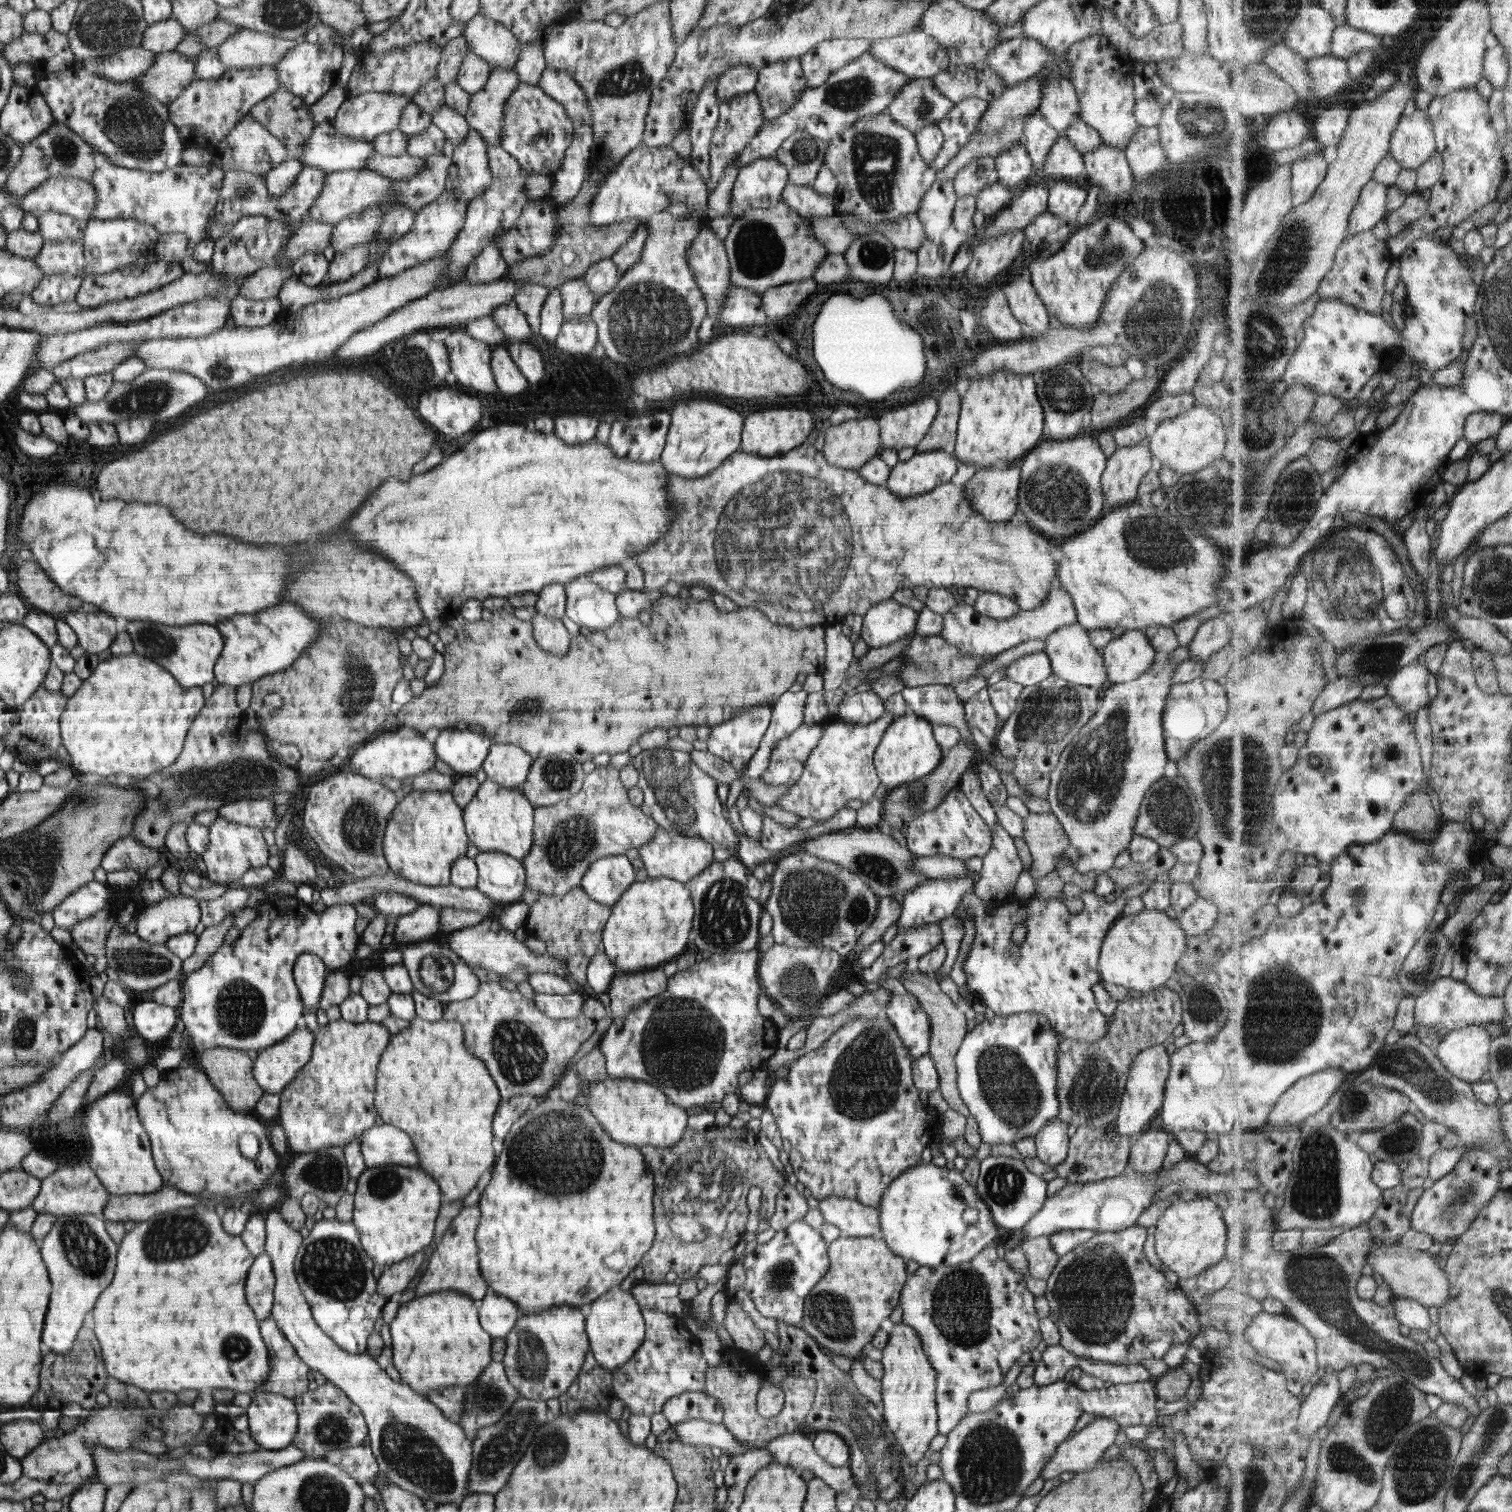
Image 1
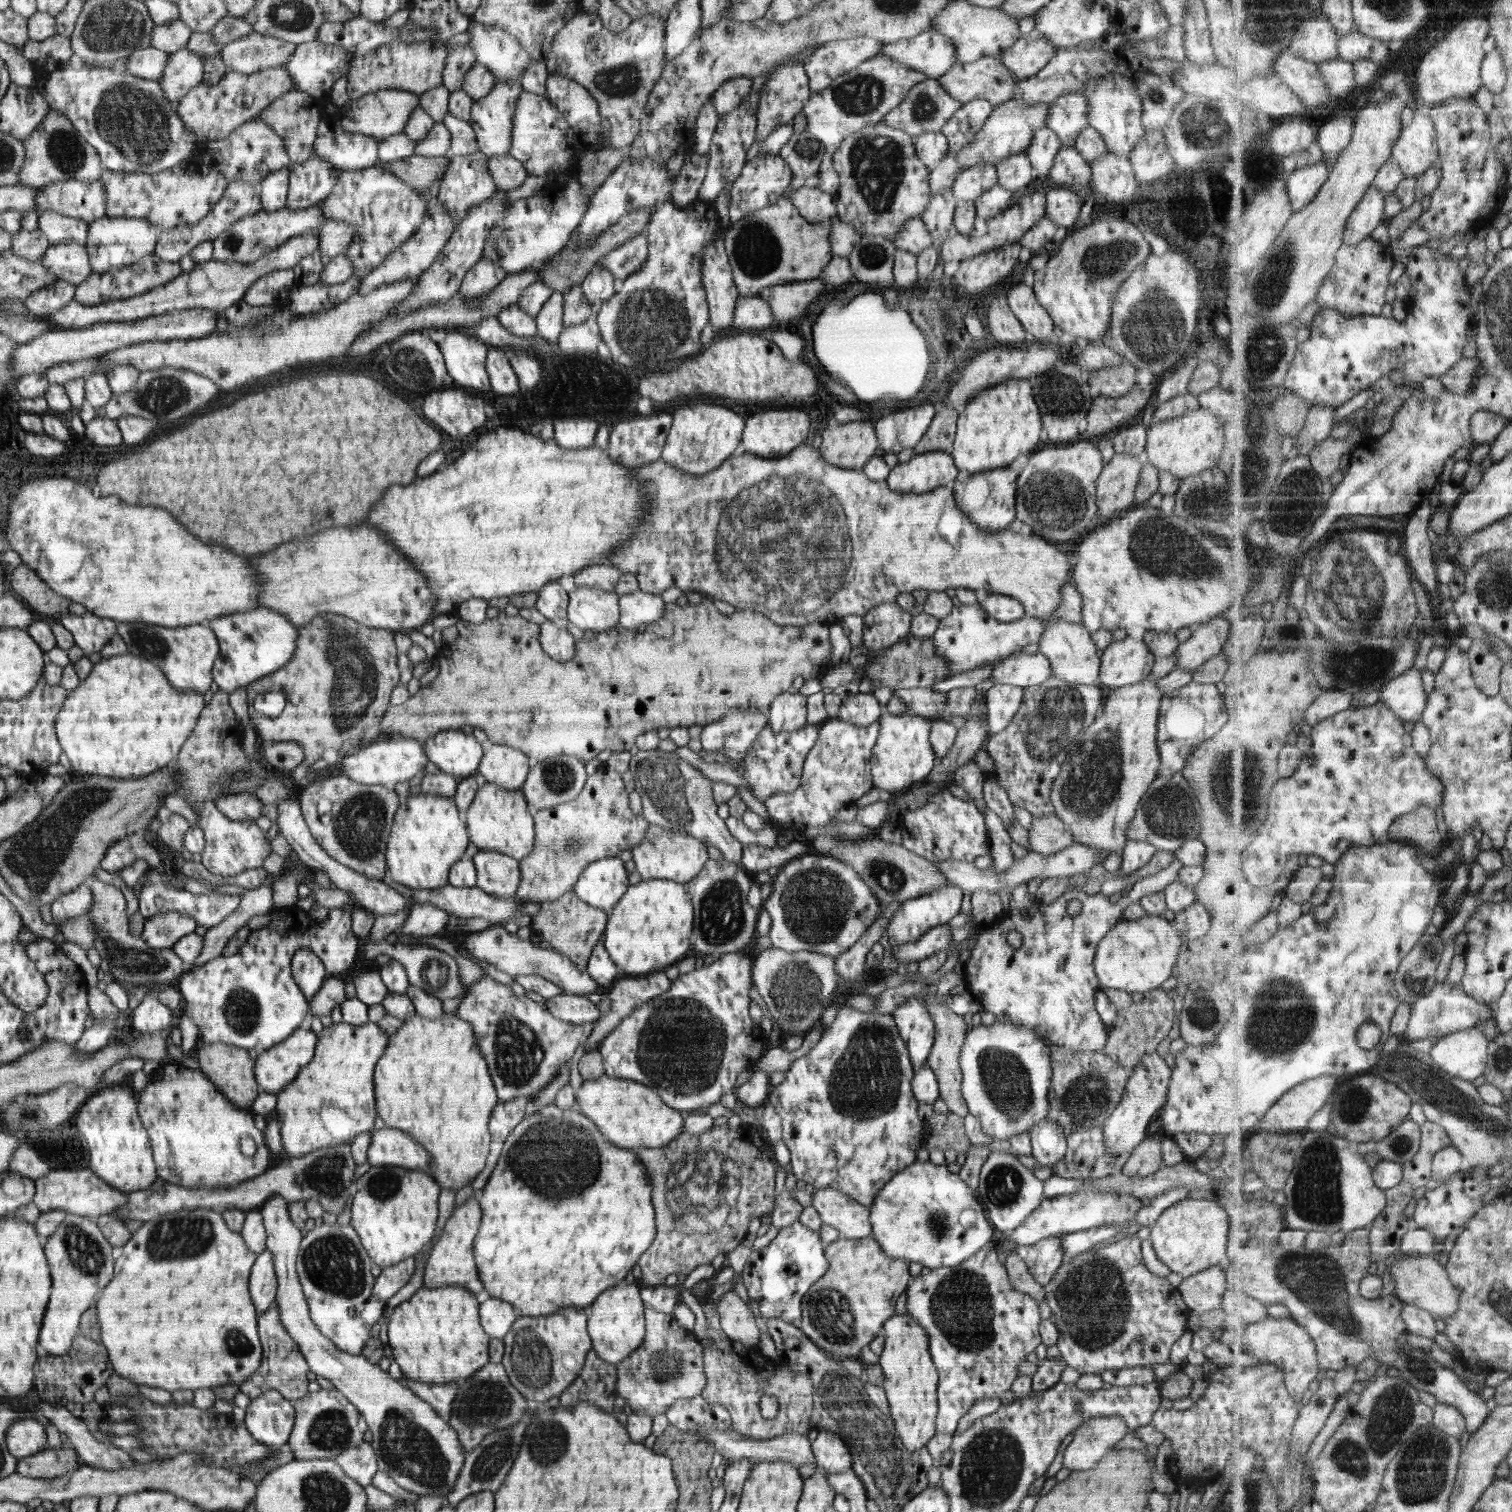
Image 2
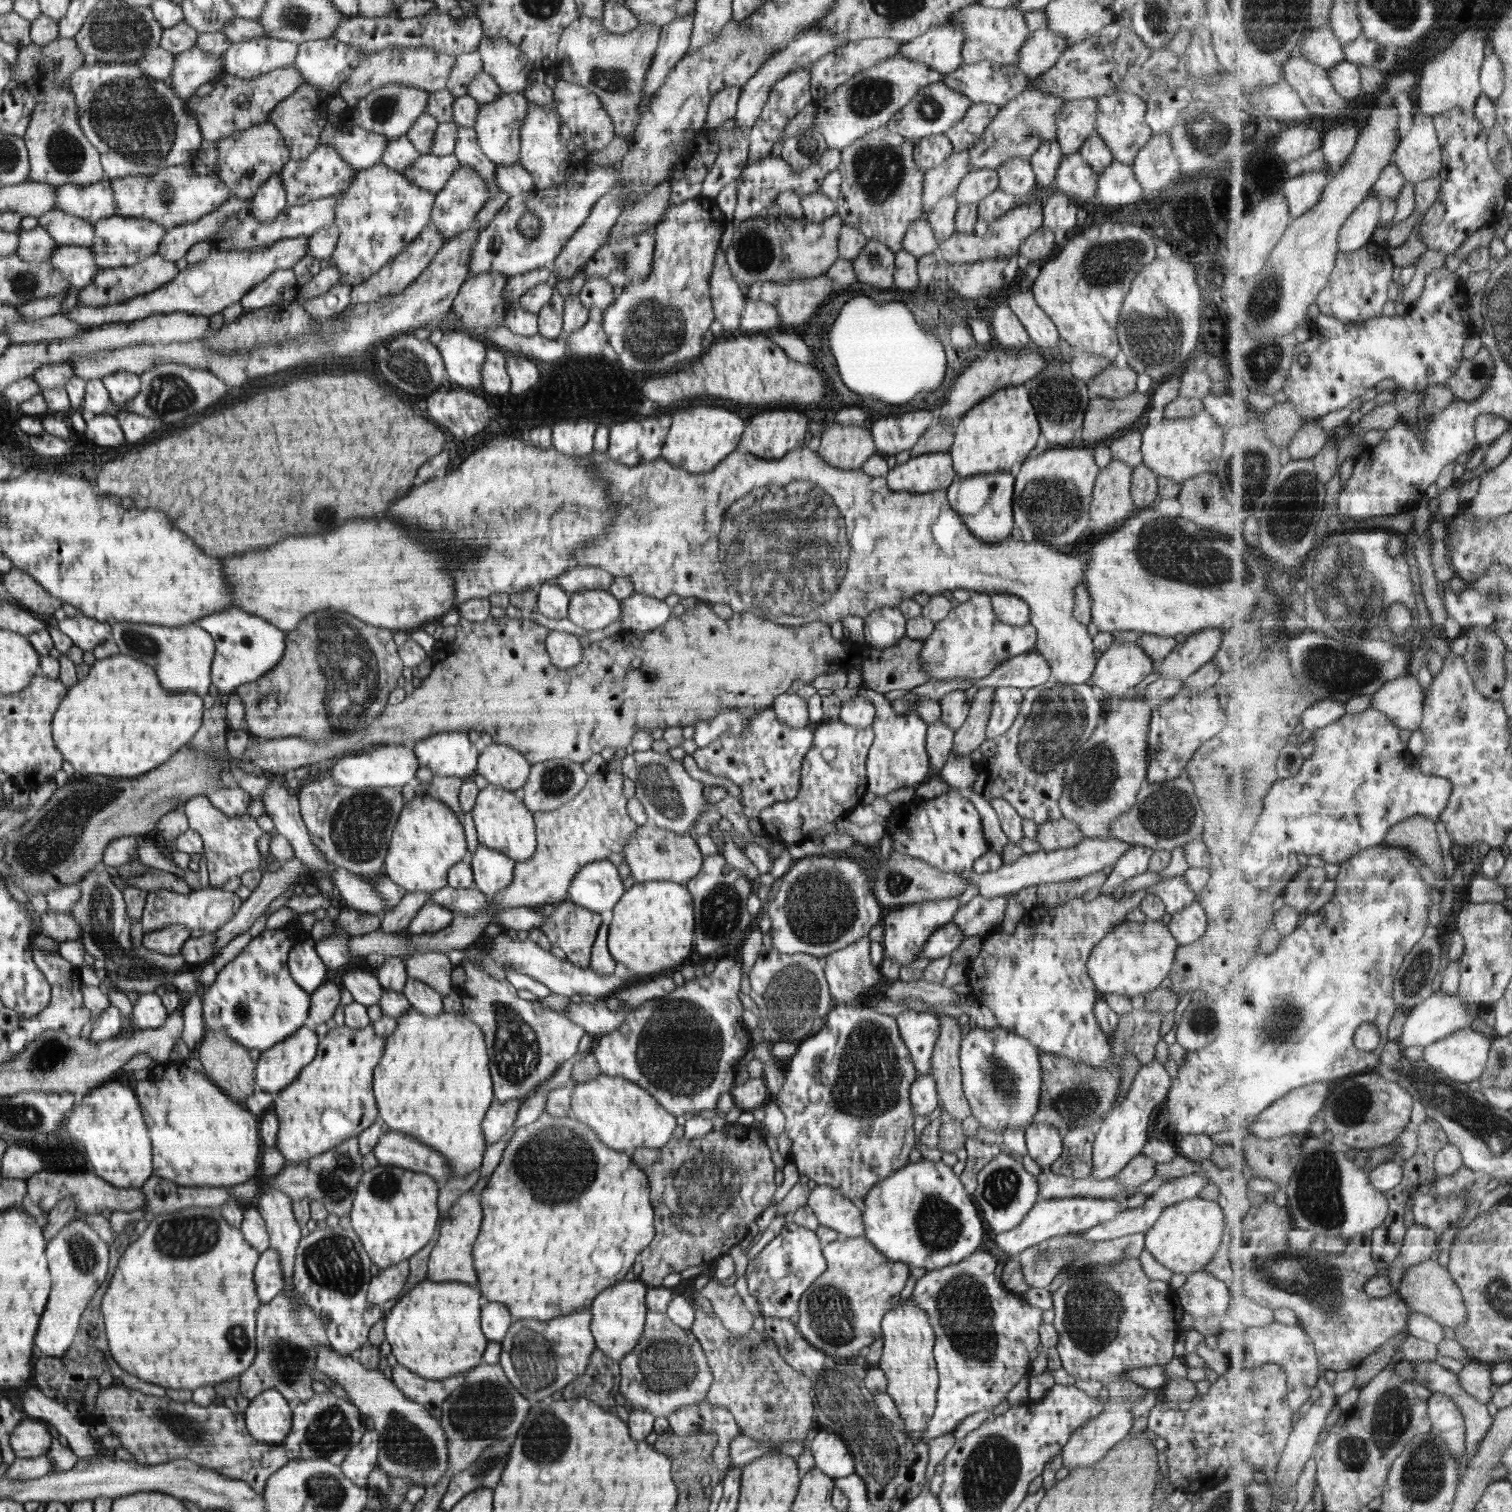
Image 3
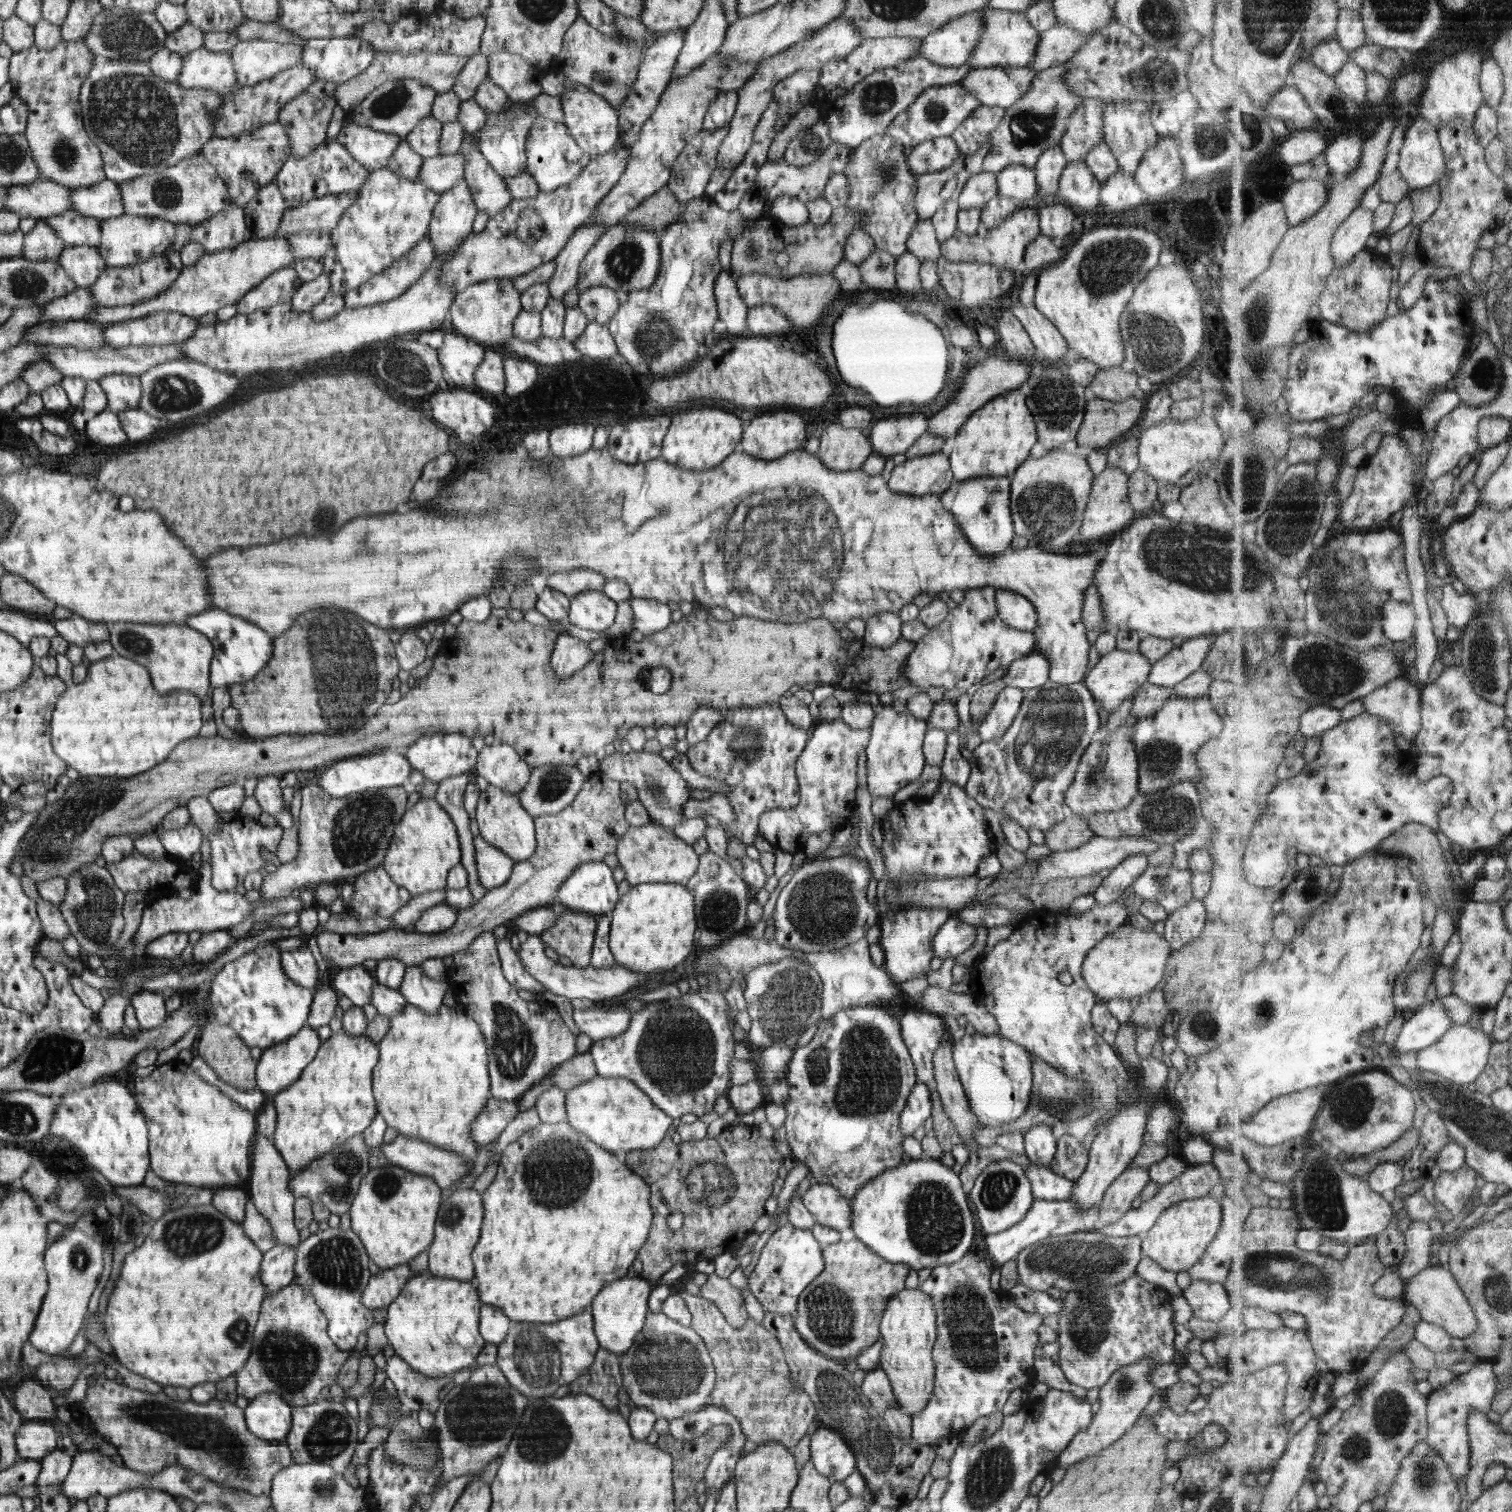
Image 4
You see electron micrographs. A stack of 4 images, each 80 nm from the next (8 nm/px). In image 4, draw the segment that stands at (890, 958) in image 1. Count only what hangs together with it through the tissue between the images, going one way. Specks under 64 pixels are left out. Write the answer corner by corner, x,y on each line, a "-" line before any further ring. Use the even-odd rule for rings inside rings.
952,916
932,940
933,956
947,959
962,954
976,942
977,930
974,926

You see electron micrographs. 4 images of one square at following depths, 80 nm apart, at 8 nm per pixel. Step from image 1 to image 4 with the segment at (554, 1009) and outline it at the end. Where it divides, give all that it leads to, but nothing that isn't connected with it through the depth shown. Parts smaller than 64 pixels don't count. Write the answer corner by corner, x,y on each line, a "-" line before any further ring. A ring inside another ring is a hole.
590,1008
590,1010
573,1010
573,1019
580,1033
584,1032
593,1041
599,1041
606,1036
618,1036
627,1029
631,1023
632,1012
630,1010
602,1010
602,1008

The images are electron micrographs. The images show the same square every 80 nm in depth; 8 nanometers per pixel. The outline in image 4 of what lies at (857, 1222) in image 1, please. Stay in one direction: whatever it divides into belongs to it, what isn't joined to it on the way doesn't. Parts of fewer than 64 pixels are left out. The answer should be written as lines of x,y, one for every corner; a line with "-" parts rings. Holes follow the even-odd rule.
816,1183
801,1198
816,1223
842,1232
851,1228
851,1201
832,1185

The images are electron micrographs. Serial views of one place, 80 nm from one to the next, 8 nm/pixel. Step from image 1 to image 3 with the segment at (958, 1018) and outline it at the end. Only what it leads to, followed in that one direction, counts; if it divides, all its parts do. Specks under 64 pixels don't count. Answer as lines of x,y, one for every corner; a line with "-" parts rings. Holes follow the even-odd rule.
940,1015
939,1023
941,1026
932,1056
931,1056
931,1075
934,1077
937,1093
939,1094
940,1104
946,1112
958,1121
964,1120
971,1115
971,1106
963,1091
961,1068
959,1065
960,1043
966,1028
958,1025
958,1019
948,1015

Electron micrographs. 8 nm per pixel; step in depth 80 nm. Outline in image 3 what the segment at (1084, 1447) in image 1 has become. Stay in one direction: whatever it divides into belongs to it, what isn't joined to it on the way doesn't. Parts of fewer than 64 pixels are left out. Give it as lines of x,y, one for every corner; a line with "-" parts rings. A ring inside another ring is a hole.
1112,1376
1106,1382
1108,1389
1108,1402
1106,1408
1100,1416
1094,1416
1088,1423
1085,1423
1080,1429
1074,1431
1070,1440
1063,1446
1061,1451
1063,1467
1073,1469
1076,1467
1089,1467
1098,1462
1105,1454
1116,1446
1122,1440
1133,1426
1132,1407
1143,1394
1146,1388
1126,1382
1124,1378
1116,1378

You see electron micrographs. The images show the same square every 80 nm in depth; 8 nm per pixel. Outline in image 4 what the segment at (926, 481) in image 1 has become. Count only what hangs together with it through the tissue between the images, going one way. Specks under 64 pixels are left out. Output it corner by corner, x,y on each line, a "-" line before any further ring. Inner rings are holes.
942,452
925,454
896,465
888,480
895,493
924,496
941,494
954,482
949,457

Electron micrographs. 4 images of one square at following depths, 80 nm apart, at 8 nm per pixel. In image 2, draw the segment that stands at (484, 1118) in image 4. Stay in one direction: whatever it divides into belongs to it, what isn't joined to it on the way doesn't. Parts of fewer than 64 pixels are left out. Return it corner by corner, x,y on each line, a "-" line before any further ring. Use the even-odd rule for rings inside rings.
528,1097
513,1098
509,1101
498,1101
492,1109
488,1121
489,1133
491,1134
490,1152
486,1158
486,1165
495,1169
497,1160
502,1152
503,1145
514,1127
522,1122
526,1112

